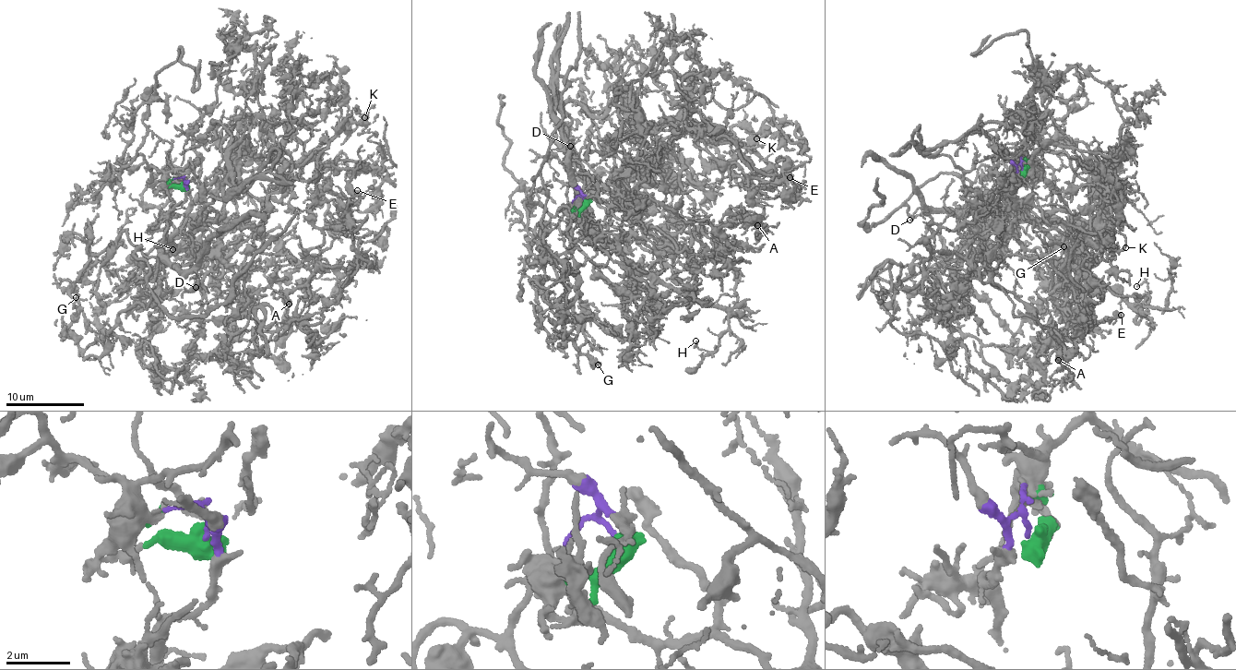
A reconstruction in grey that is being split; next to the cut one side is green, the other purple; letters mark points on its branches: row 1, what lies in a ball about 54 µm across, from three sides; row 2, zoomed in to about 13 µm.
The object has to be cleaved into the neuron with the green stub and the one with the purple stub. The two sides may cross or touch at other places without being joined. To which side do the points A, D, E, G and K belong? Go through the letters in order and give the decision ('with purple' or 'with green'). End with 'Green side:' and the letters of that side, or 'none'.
A: with green
D: with purple
E: with green
G: with green
K: with green
Green side: A, E, G, K

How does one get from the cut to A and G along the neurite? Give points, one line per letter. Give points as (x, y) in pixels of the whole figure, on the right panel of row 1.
A: (1023, 171), (977, 218), (1012, 222), (1049, 281), (1073, 238), (1103, 238), (1081, 333), (1038, 336), (1057, 360)
G: (1023, 171), (960, 216), (984, 165), (1015, 205), (1028, 196), (1052, 215), (1063, 246)

